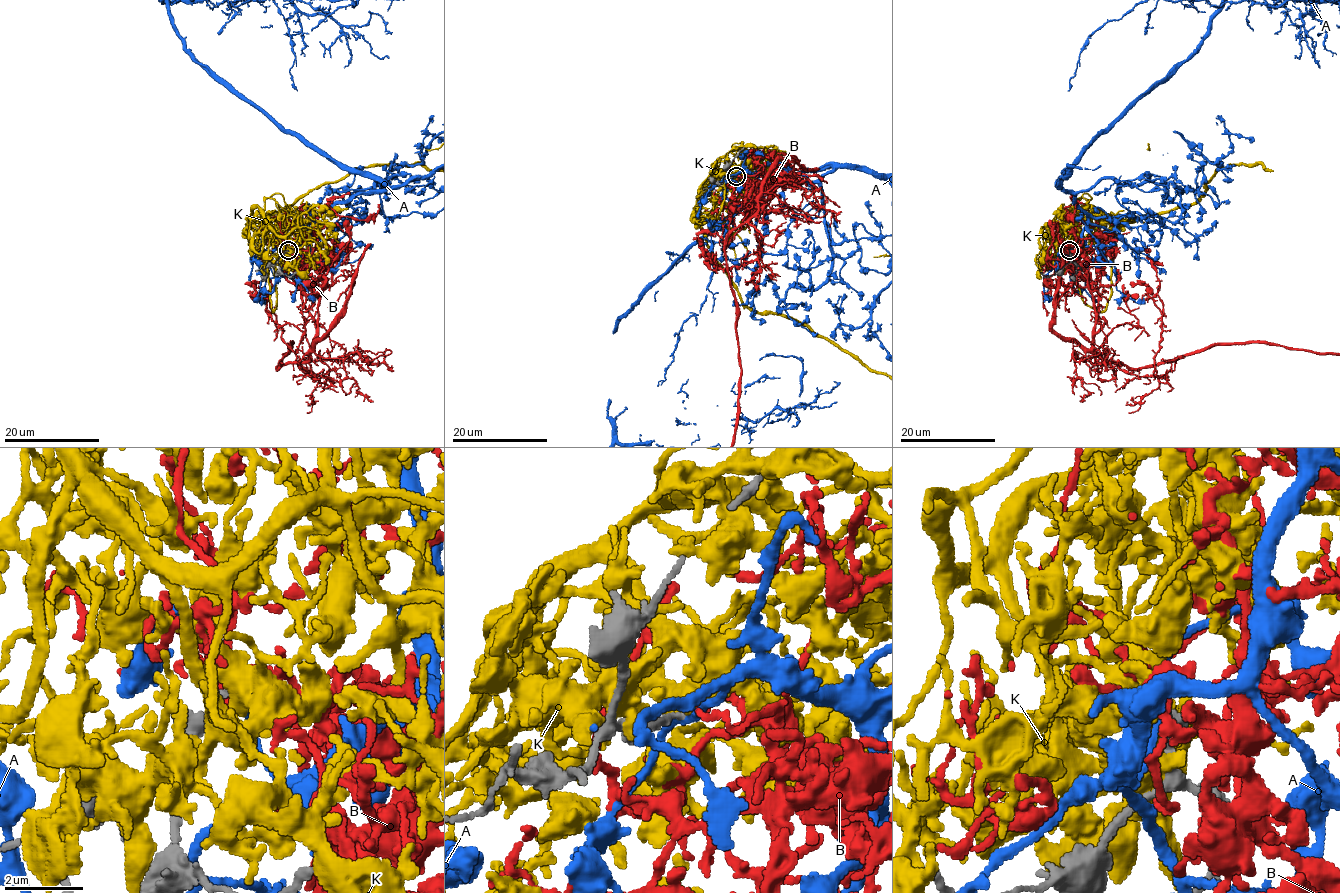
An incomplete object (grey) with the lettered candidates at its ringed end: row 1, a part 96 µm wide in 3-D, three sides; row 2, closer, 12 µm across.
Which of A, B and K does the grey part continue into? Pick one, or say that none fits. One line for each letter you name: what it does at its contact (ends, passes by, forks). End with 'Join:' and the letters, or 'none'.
Join: none

